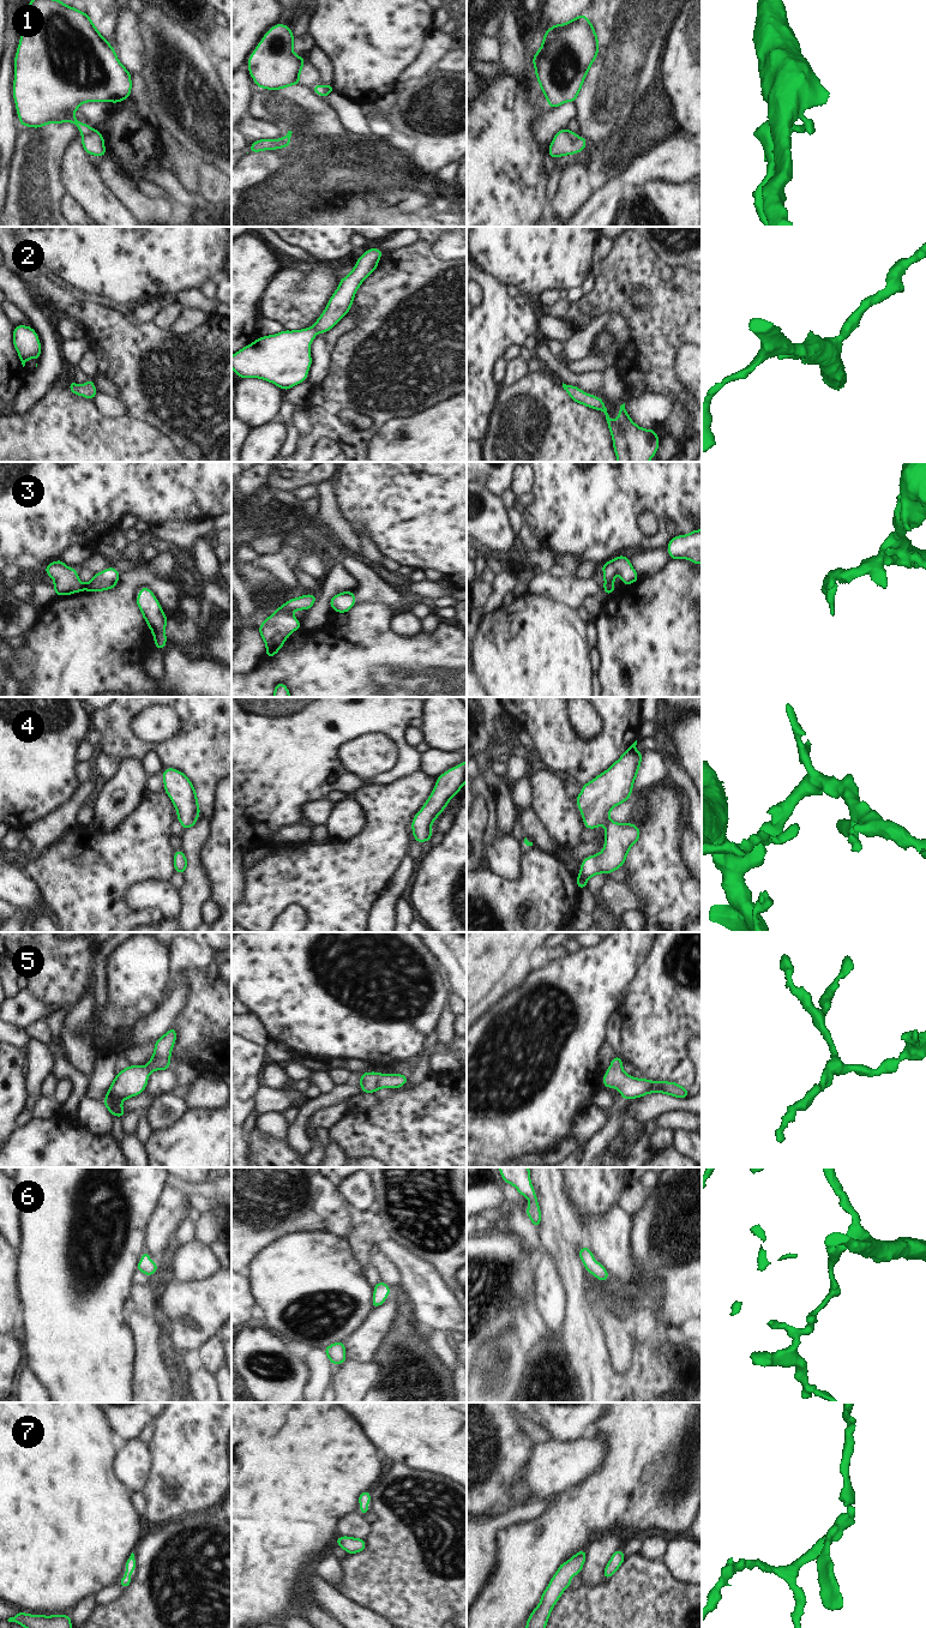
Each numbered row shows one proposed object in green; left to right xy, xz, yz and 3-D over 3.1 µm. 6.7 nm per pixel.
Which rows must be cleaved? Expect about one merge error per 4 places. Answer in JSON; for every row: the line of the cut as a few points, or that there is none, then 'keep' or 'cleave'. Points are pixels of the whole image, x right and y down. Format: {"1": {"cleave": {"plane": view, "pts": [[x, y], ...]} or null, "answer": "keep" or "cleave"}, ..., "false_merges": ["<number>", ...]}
{"1": {"cleave": {"plane": "xy", "pts": [[92, 128], [83, 137]]}, "answer": "cleave"}, "2": {"cleave": null, "answer": "keep"}, "3": {"cleave": null, "answer": "keep"}, "4": {"cleave": null, "answer": "keep"}, "5": {"cleave": null, "answer": "keep"}, "6": {"cleave": null, "answer": "keep"}, "7": {"cleave": null, "answer": "keep"}, "false_merges": ["1"]}

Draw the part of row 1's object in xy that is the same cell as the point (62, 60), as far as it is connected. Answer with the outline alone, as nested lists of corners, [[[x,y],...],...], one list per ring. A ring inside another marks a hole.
[[[30,0],[14,56],[13,98],[22,126],[38,128],[47,124],[72,122],[82,137],[88,136],[92,128],[78,121],[73,113],[84,102],[120,103],[128,98],[131,76],[88,13],[66,6],[61,0]]]

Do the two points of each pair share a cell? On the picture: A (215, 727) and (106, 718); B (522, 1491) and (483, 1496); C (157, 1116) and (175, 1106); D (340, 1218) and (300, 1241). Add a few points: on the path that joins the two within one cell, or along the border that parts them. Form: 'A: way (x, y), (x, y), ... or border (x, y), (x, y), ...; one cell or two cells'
A: way (187, 750), (137, 749), (133, 745); one cell
B: border (525, 1467), (512, 1485), (512, 1501), (516, 1505); two cells
C: way (162, 1111), (170, 1107); one cell
D: border (290, 1232), (329, 1231), (344, 1238); two cells

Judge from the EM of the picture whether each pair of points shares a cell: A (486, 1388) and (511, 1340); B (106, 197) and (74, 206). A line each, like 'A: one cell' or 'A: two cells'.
A: one cell
B: two cells

